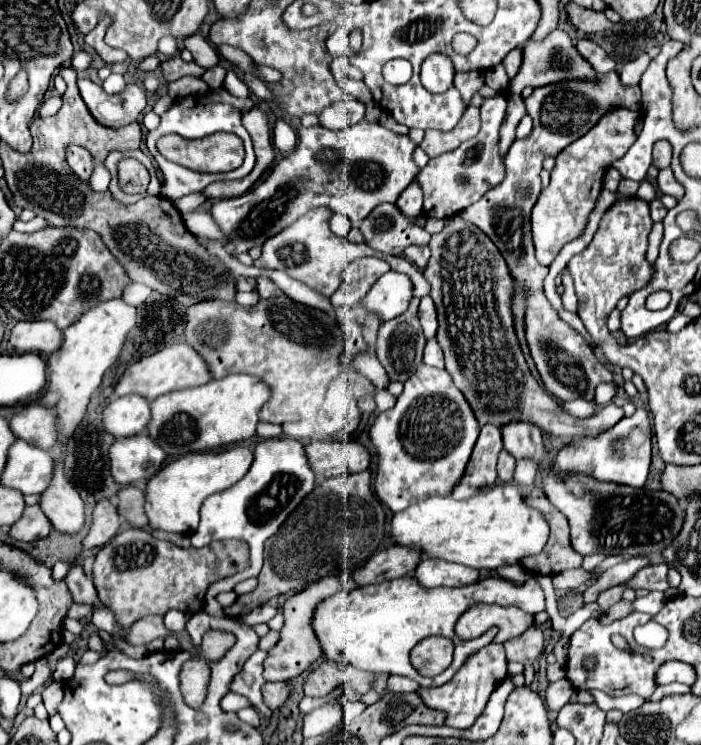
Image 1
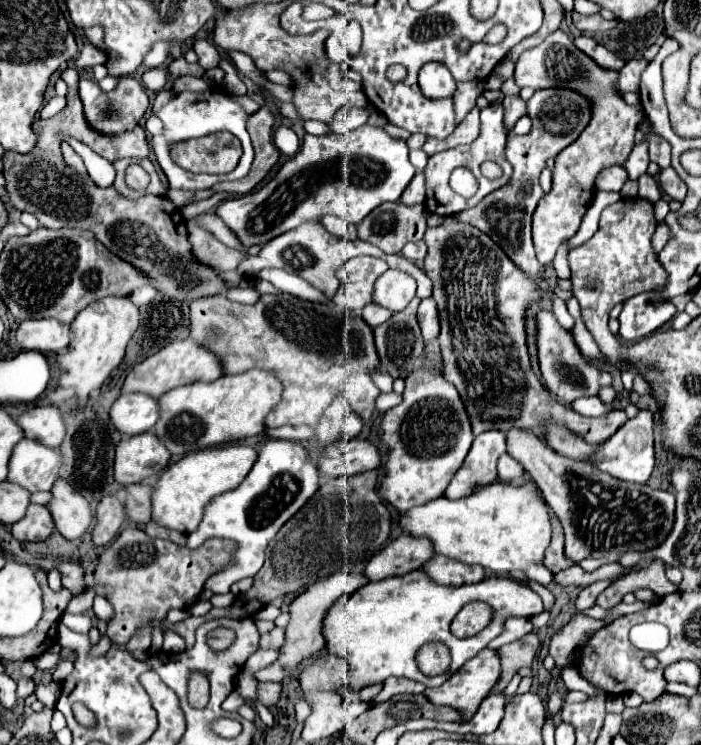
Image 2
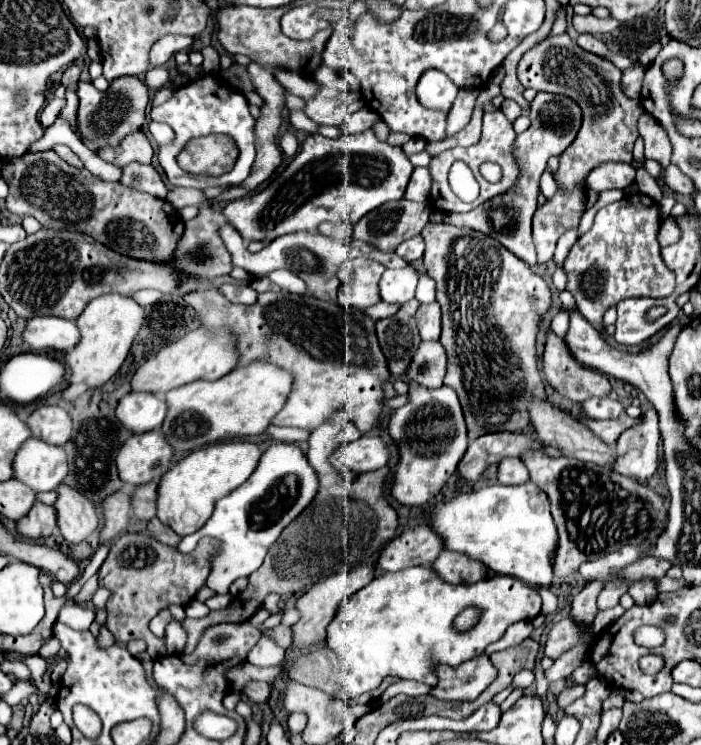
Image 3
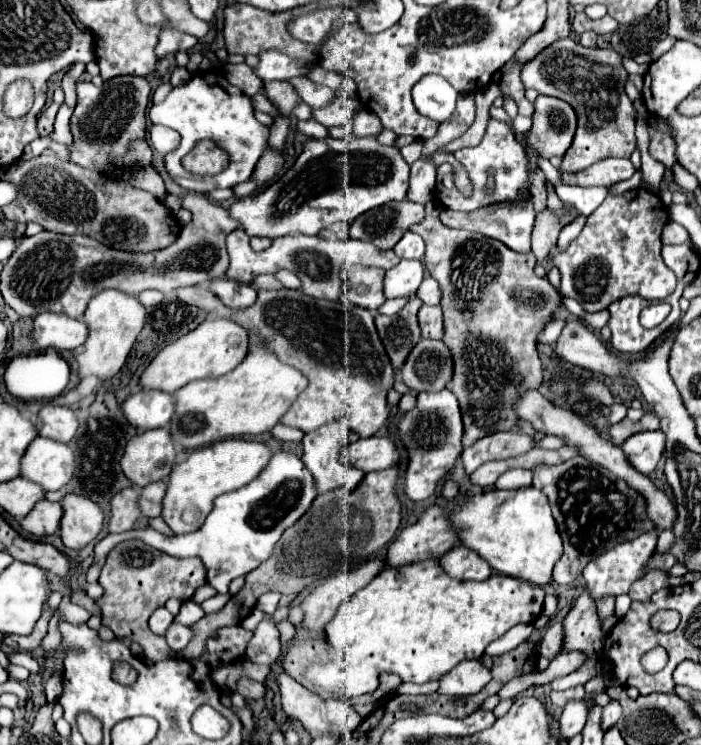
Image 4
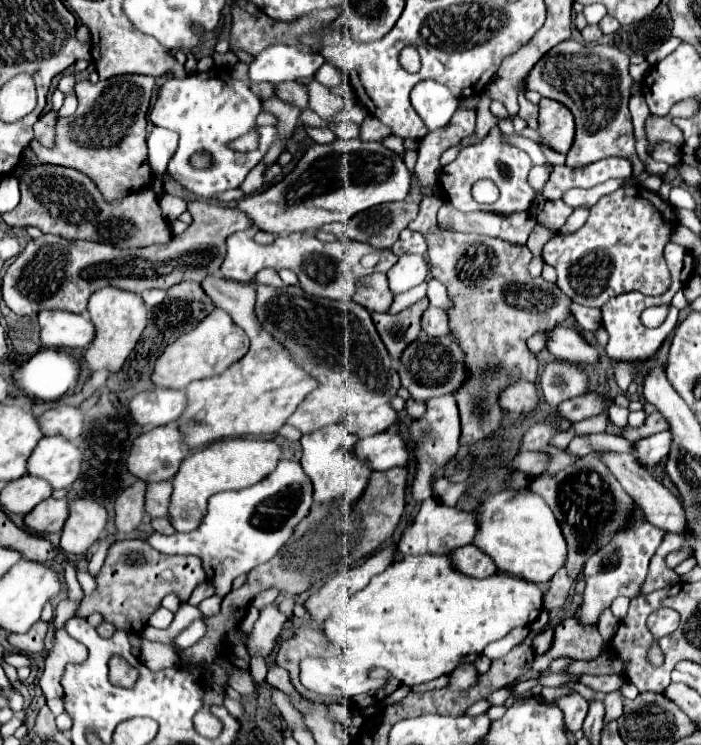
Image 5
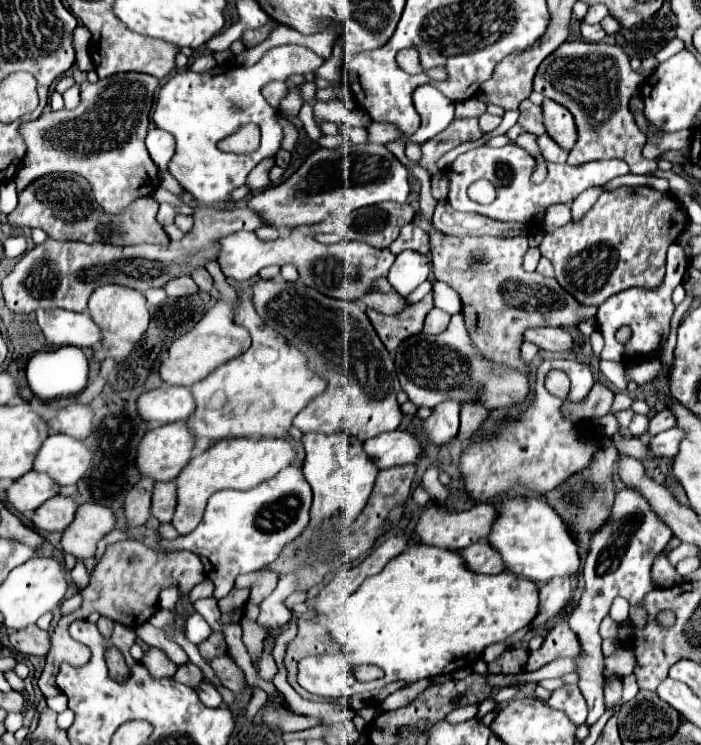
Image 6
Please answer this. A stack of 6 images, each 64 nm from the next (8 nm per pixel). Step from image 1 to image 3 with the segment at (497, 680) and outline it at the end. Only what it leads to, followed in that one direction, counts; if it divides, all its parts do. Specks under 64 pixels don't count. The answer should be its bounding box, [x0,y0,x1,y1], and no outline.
[432,656,496,700]

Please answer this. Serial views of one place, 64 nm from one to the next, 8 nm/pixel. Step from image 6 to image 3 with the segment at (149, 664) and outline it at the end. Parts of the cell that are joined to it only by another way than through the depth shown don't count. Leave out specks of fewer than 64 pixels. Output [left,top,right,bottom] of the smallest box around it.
[98,534,218,660]

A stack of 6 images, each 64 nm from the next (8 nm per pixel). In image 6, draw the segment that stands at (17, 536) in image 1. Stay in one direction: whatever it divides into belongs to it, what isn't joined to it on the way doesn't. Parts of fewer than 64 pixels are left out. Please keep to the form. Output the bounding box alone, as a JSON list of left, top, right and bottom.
[34,496,78,532]

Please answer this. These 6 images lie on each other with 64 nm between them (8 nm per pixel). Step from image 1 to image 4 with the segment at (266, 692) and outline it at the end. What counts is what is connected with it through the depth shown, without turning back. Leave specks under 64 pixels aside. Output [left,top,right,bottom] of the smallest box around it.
[236,678,264,700]

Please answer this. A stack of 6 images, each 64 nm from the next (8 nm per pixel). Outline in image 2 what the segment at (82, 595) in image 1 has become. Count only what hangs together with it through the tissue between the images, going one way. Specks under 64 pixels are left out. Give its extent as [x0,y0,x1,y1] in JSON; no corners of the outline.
[56,560,86,594]

